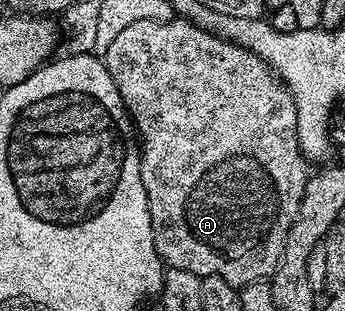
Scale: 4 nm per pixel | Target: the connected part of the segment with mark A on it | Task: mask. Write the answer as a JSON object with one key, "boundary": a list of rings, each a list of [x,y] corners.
{"boundary":[[[143,19],[121,31],[104,56],[108,71],[120,91],[130,120],[134,122],[137,140],[140,142],[140,179],[148,195],[148,211],[152,219],[152,231],[156,251],[171,269],[192,271],[198,277],[219,277],[228,284],[241,287],[253,281],[273,278],[284,251],[284,239],[288,239],[288,227],[292,227],[294,217],[304,195],[308,176],[308,162],[302,156],[296,135],[296,105],[286,84],[270,66],[265,65],[251,49],[225,41],[215,33],[196,27],[191,21],[149,21]]]}

